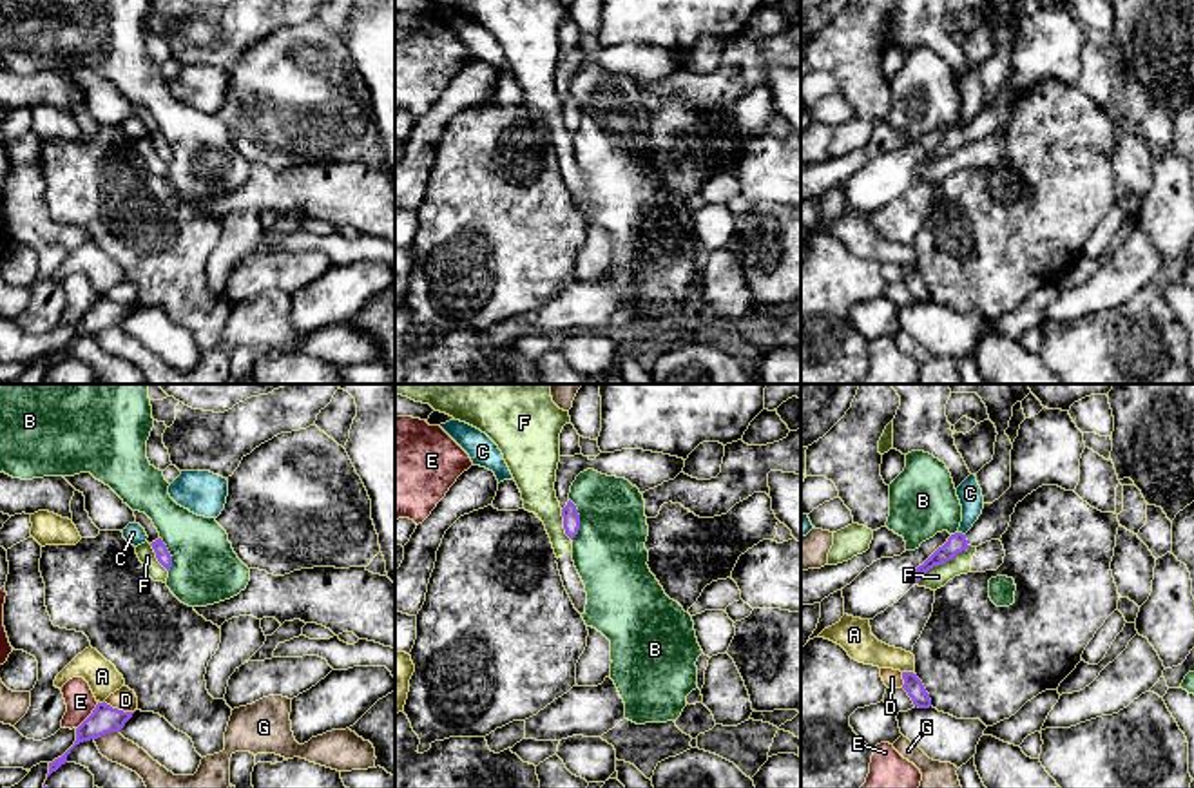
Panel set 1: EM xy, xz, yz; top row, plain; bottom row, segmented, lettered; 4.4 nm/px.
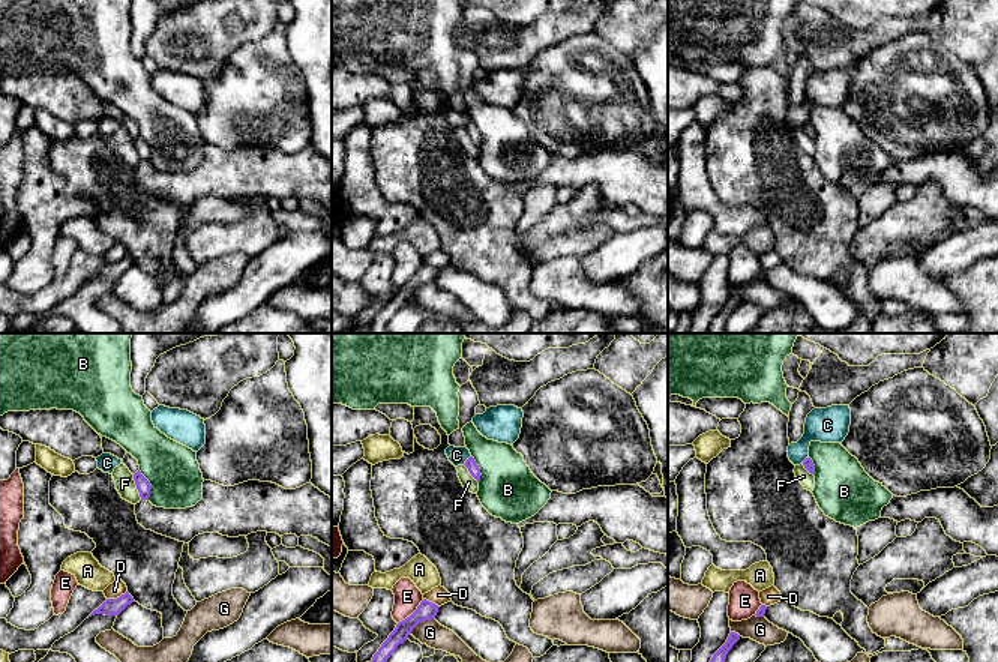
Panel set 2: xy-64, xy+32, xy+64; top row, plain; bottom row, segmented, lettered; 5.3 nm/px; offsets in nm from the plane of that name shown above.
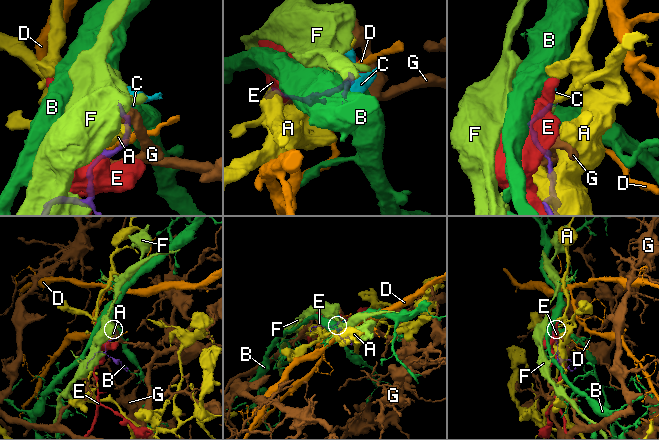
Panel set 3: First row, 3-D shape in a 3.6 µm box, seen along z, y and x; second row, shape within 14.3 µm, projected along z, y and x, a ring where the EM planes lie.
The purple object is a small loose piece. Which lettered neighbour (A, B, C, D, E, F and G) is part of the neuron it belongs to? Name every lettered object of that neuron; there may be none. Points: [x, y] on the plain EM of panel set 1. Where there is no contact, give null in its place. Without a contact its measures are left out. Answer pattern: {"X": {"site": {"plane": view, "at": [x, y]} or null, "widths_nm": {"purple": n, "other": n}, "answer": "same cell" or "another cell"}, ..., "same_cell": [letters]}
{"A": {"site": {"plane": "yz", "at": [908, 267]}, "widths_nm": {"purple": 80, "other": 140}, "answer": "another cell"}, "B": {"site": {"plane": "xz", "at": [578, 113]}, "widths_nm": {"purple": 80, "other": 320}, "answer": "another cell"}, "C": {"site": {"plane": "yz", "at": [961, 127]}, "widths_nm": {"purple": 90, "other": 110}, "answer": "another cell"}, "D": {"site": {"plane": "xy", "at": [120, 305]}, "widths_nm": {"purple": 130, "other": 100}, "answer": "another cell"}, "E": {"site": {"plane": "xy", "at": [89, 310]}, "widths_nm": {"purple": 130, "other": 130}, "answer": "another cell"}, "F": {"site": {"plane": "yz", "at": [941, 156]}, "widths_nm": {"purple": 90, "other": 90}, "answer": "another cell"}, "G": {"site": {"plane": "xy", "at": [105, 326]}, "widths_nm": {"purple": 130, "other": 120}, "answer": "another cell"}, "same_cell": []}

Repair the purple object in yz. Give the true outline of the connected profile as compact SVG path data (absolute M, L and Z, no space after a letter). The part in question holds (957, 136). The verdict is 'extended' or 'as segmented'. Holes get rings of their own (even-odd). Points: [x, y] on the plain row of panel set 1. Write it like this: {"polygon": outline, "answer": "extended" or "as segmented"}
{"polygon": "M1044 2L1020 18L1011 43L1011 82L993 98L984 98L982 109L962 129L955 127L913 167L913 178L935 159L946 158L958 147L1000 134L1007 125L1018 96L1042 80L1074 85L1080 76L1080 53L1085 43L1083 27L1069 5Z", "answer": "extended"}

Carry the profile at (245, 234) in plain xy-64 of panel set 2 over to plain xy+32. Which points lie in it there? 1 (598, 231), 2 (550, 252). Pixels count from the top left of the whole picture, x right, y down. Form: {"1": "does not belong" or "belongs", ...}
{"1": "belongs", "2": "belongs"}

